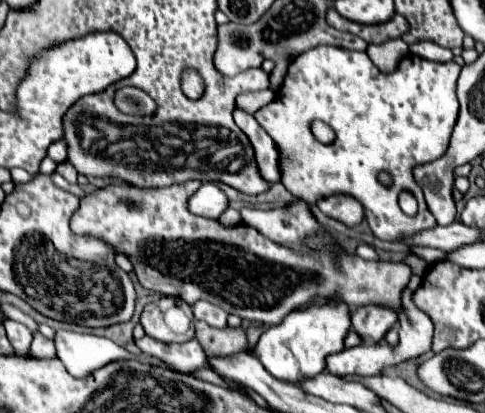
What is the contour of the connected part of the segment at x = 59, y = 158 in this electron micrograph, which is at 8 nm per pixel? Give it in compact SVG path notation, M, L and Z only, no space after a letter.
M64 141L52 143L50 149L48 149L48 157L52 157L56 163L66 161L66 157L68 157L68 153L66 153L66 143L64 143Z

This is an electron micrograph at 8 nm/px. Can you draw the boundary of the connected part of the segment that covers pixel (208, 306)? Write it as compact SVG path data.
M198 301L192 305L194 309L194 317L200 321L206 321L212 327L226 327L226 317L228 313L222 307L216 307L208 301Z

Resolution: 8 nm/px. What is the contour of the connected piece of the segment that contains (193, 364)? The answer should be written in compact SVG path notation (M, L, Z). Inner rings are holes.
M148 335L138 339L136 345L142 349L142 353L162 359L166 365L180 369L182 373L204 367L206 359L202 357L202 347L196 339L186 343L158 343L156 339L150 339Z

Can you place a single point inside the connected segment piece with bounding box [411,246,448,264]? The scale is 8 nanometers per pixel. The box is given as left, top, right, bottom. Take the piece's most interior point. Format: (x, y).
(431, 255)

